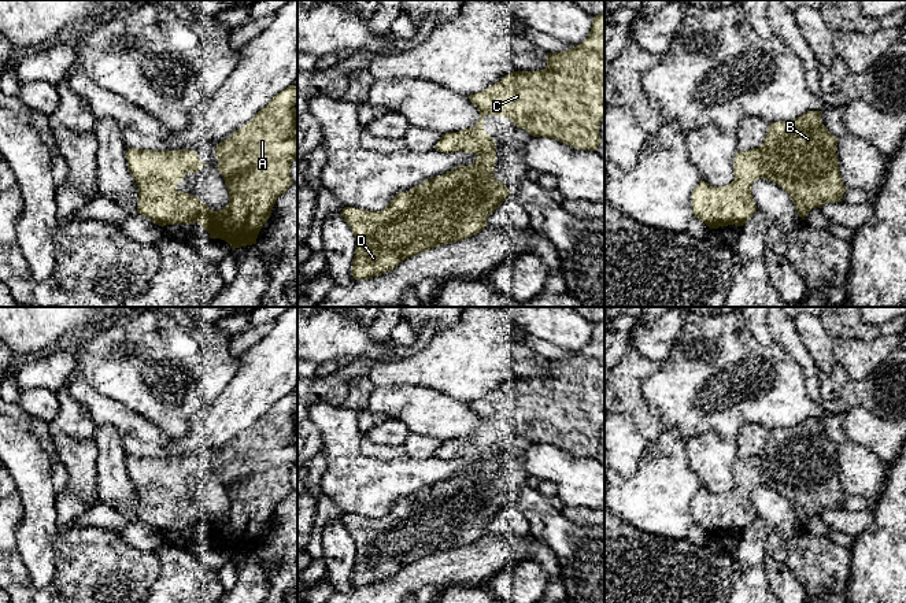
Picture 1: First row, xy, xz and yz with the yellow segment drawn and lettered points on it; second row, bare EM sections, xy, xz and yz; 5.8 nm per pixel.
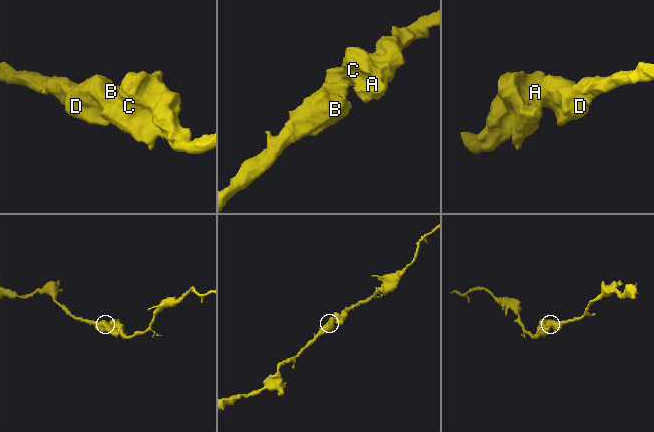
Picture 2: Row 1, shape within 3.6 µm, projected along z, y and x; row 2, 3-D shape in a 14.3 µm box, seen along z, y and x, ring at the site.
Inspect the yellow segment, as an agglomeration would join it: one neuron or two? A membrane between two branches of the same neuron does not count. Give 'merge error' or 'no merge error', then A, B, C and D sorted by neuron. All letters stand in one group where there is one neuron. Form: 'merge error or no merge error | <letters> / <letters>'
no merge error | A B C D

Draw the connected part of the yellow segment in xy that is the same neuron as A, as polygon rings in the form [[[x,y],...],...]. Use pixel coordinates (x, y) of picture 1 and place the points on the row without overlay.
[[[295,392],[281,397],[248,430],[217,452],[218,477],[229,497],[229,510],[219,518],[177,497],[186,480],[206,473],[196,458],[127,455],[127,474],[138,492],[137,521],[162,534],[199,529],[210,545],[225,547],[232,556],[256,551],[276,507],[293,491],[296,404]]]

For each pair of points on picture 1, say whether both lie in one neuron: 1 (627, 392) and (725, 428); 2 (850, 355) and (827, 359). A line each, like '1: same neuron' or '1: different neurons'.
1: different neurons
2: different neurons

